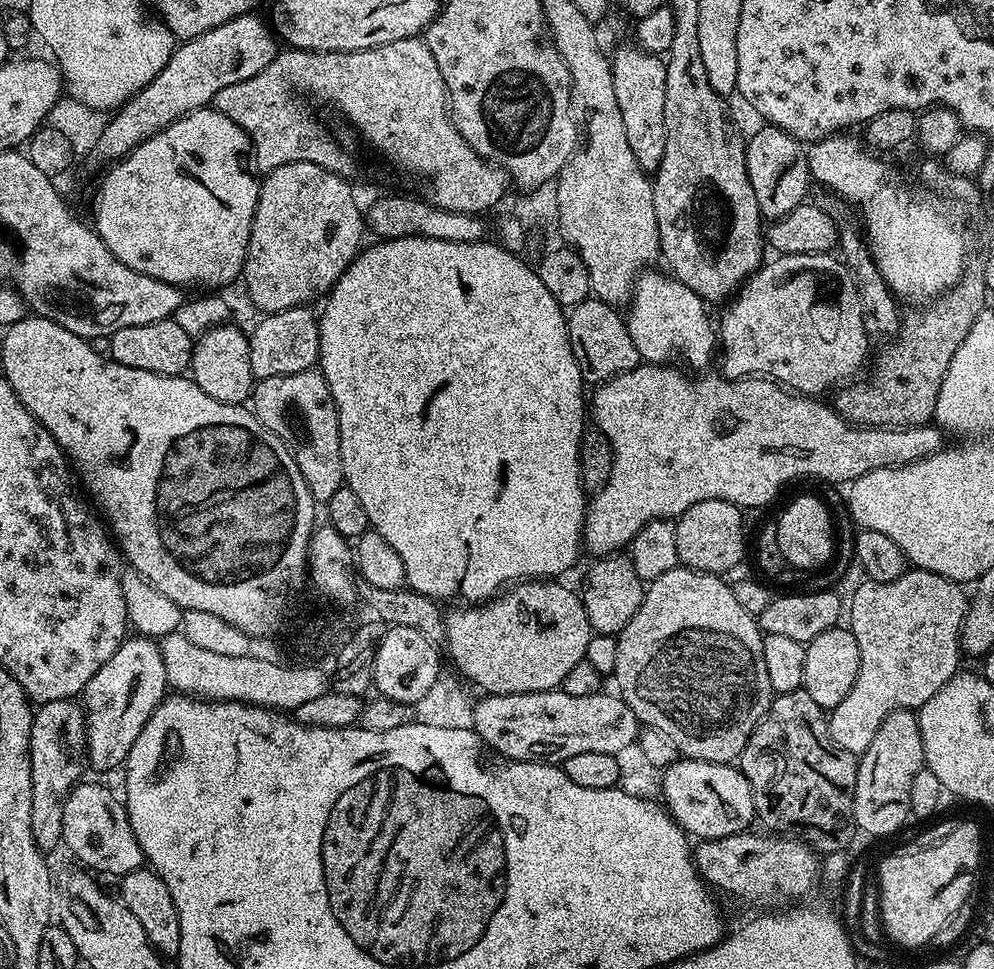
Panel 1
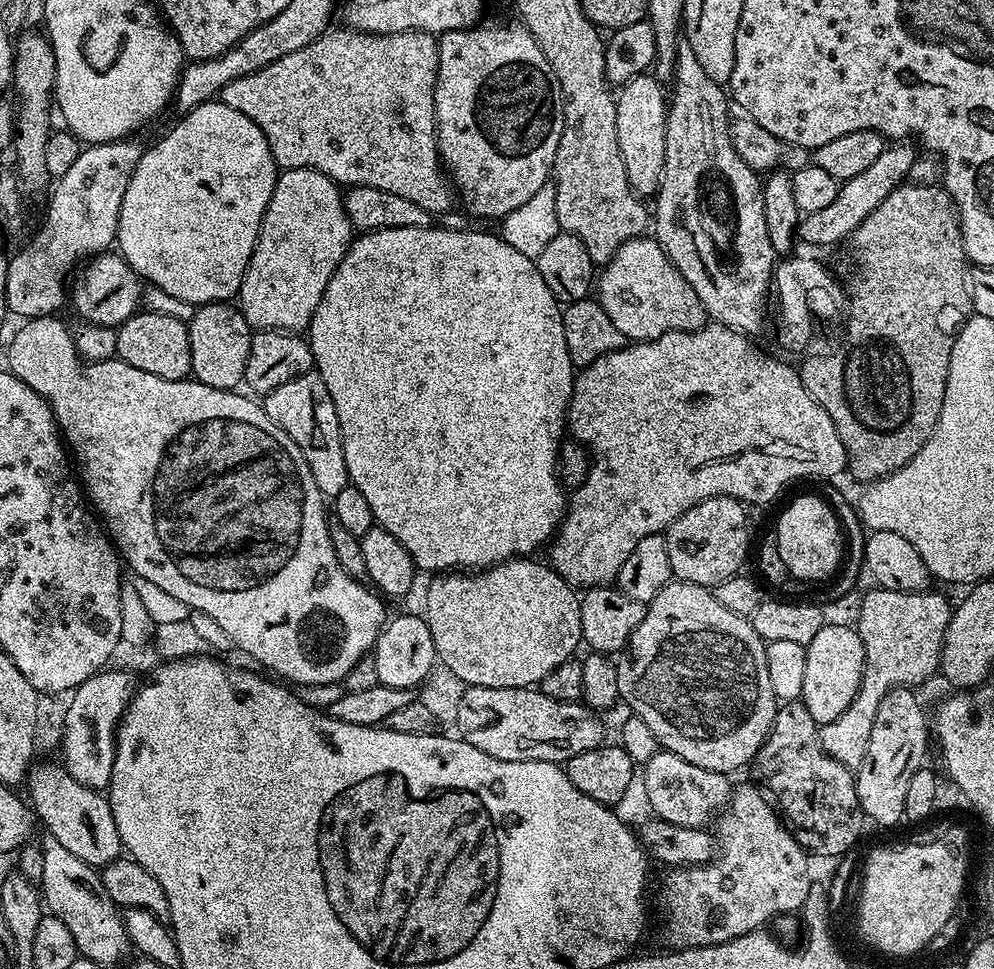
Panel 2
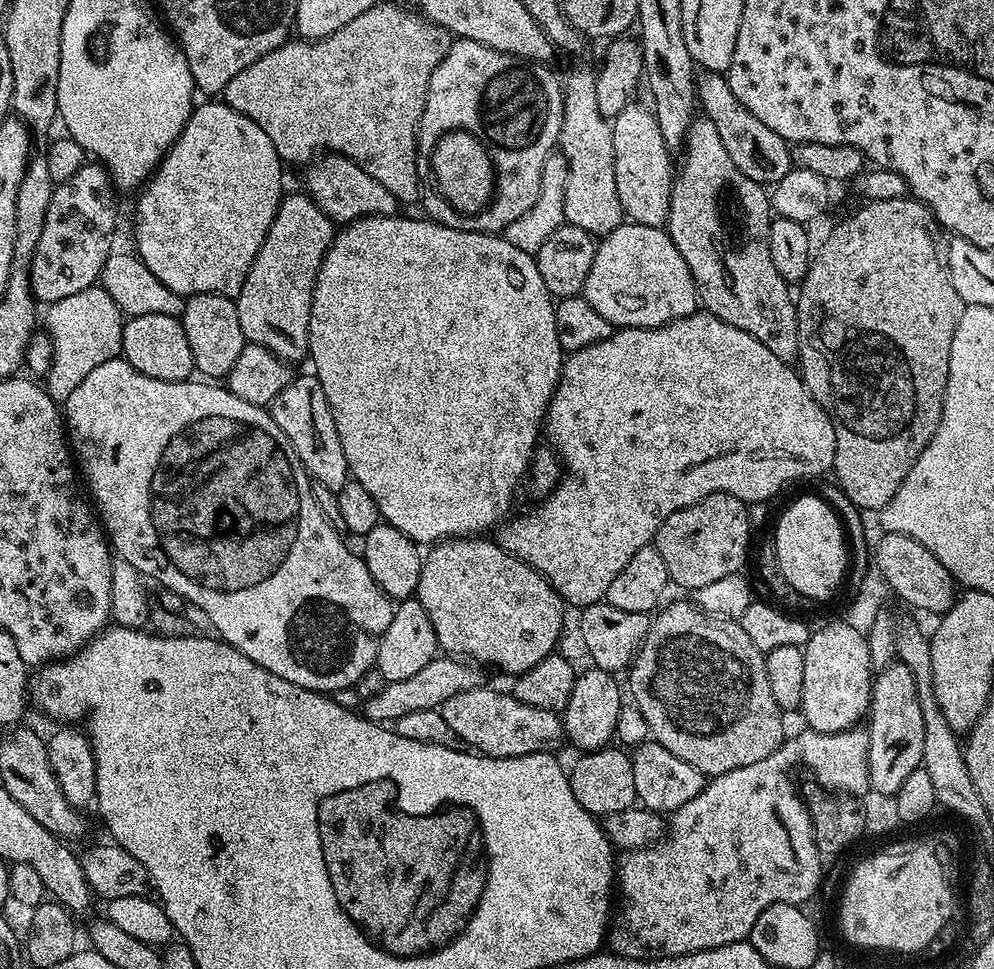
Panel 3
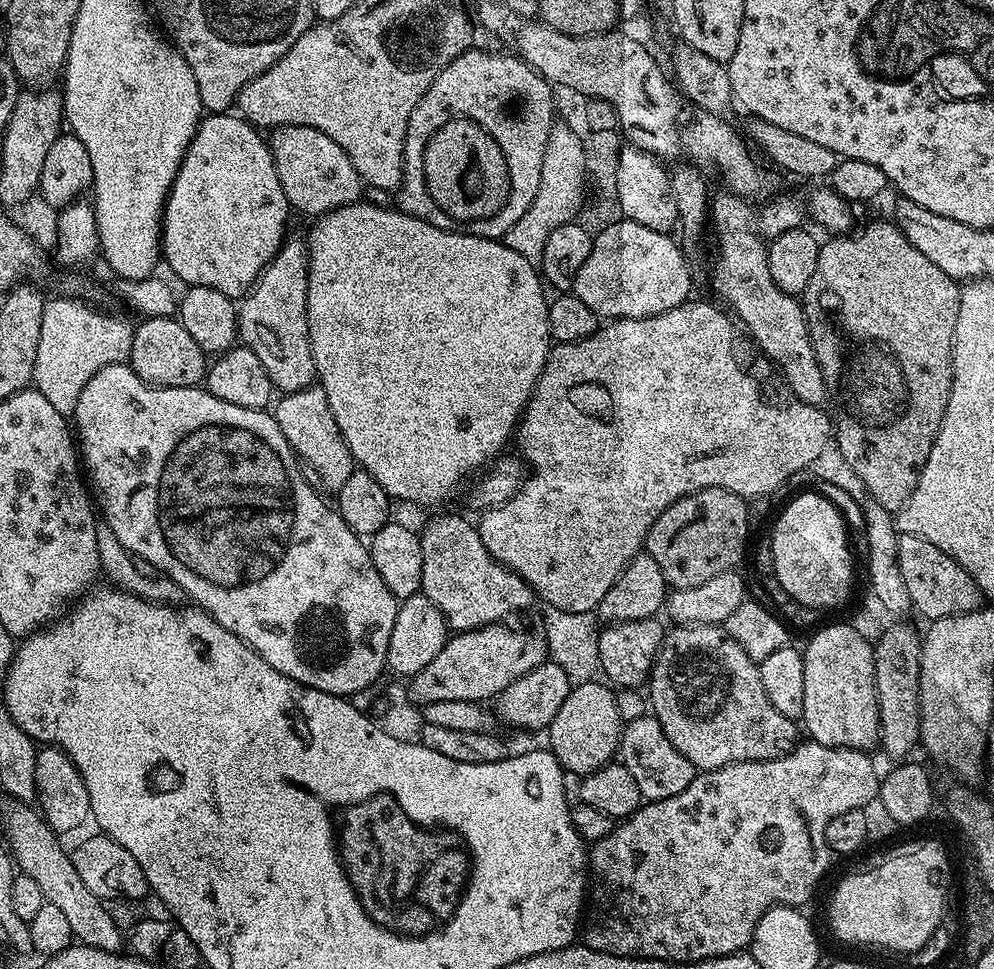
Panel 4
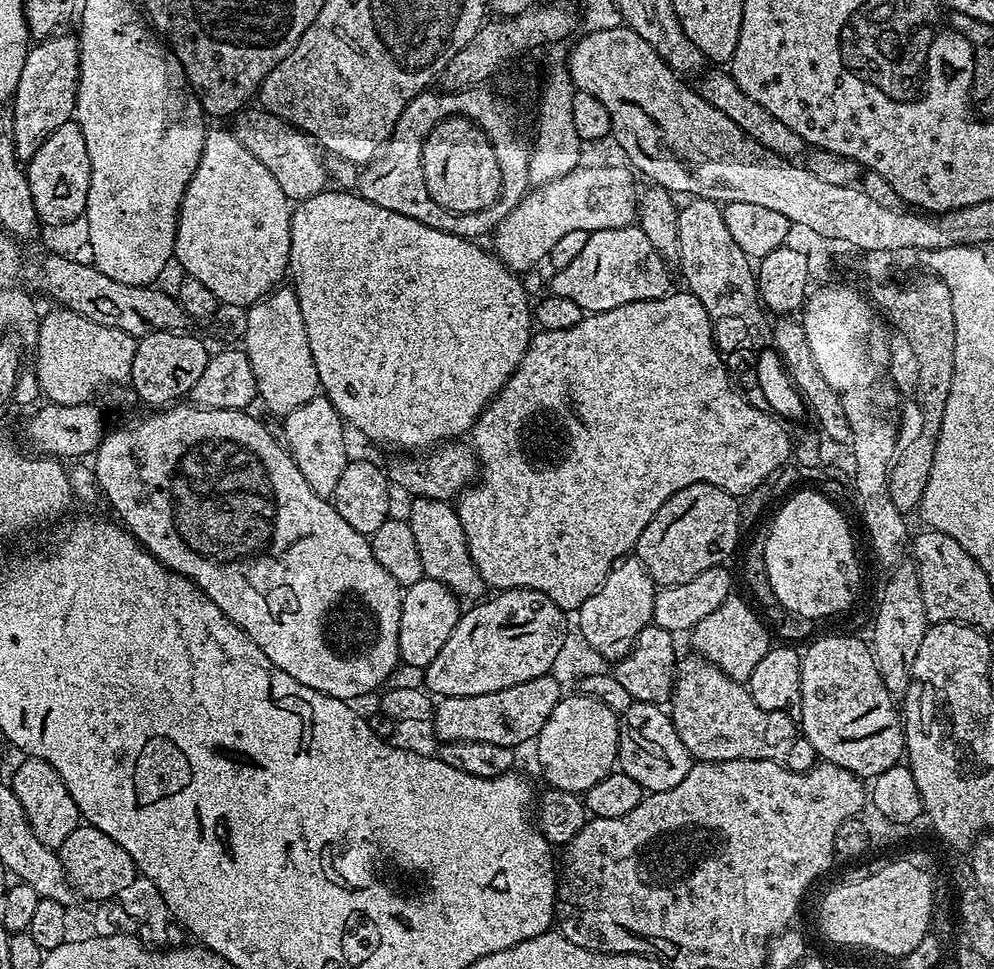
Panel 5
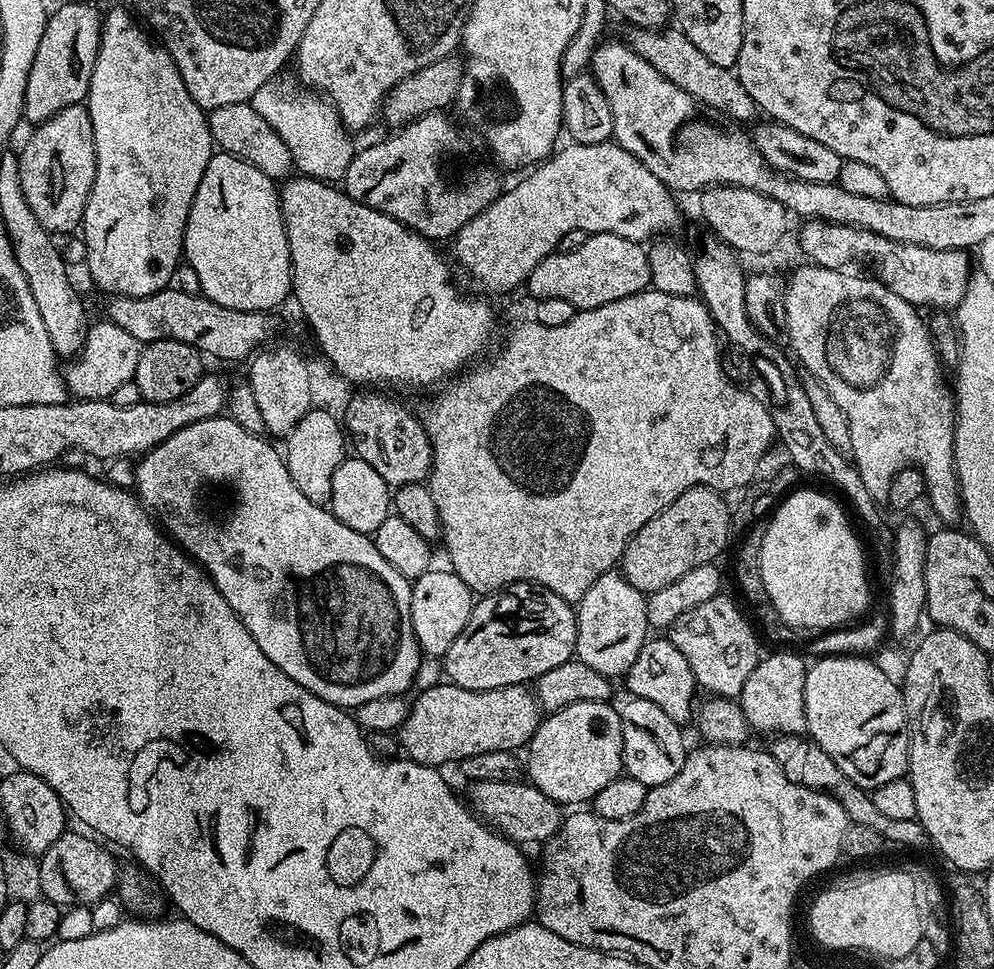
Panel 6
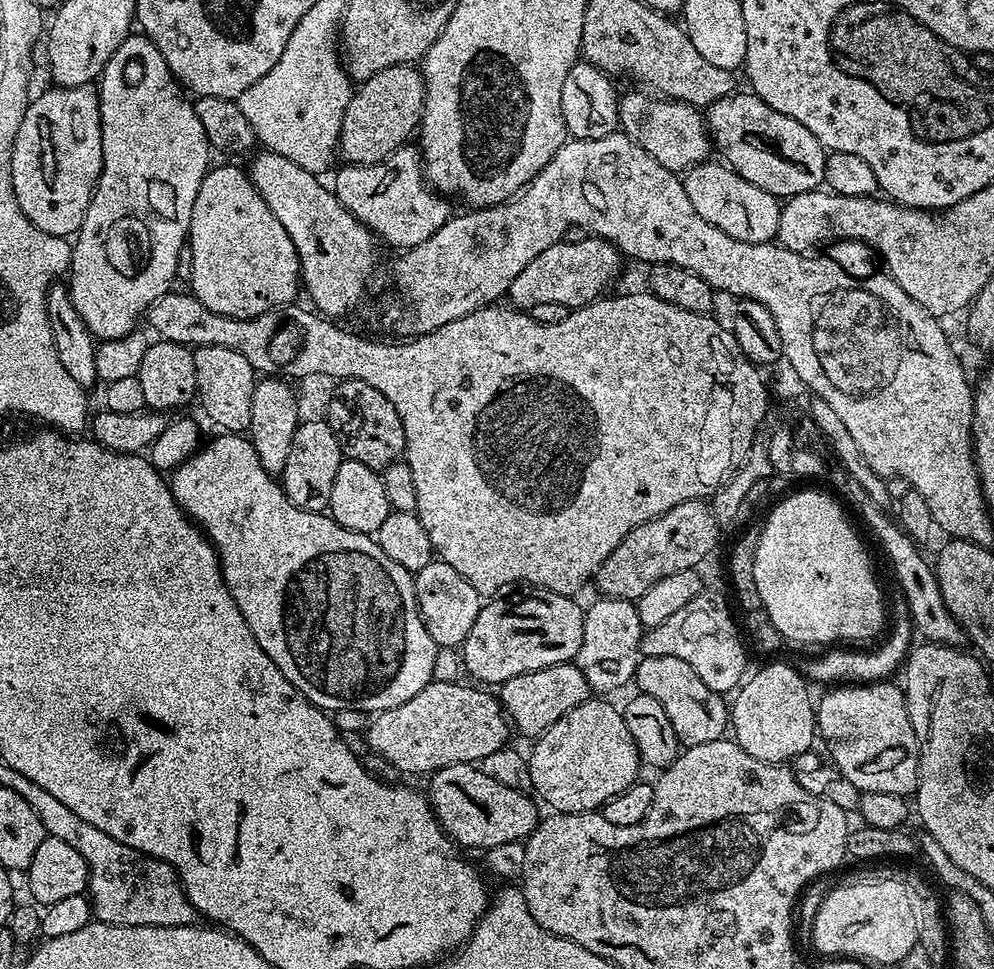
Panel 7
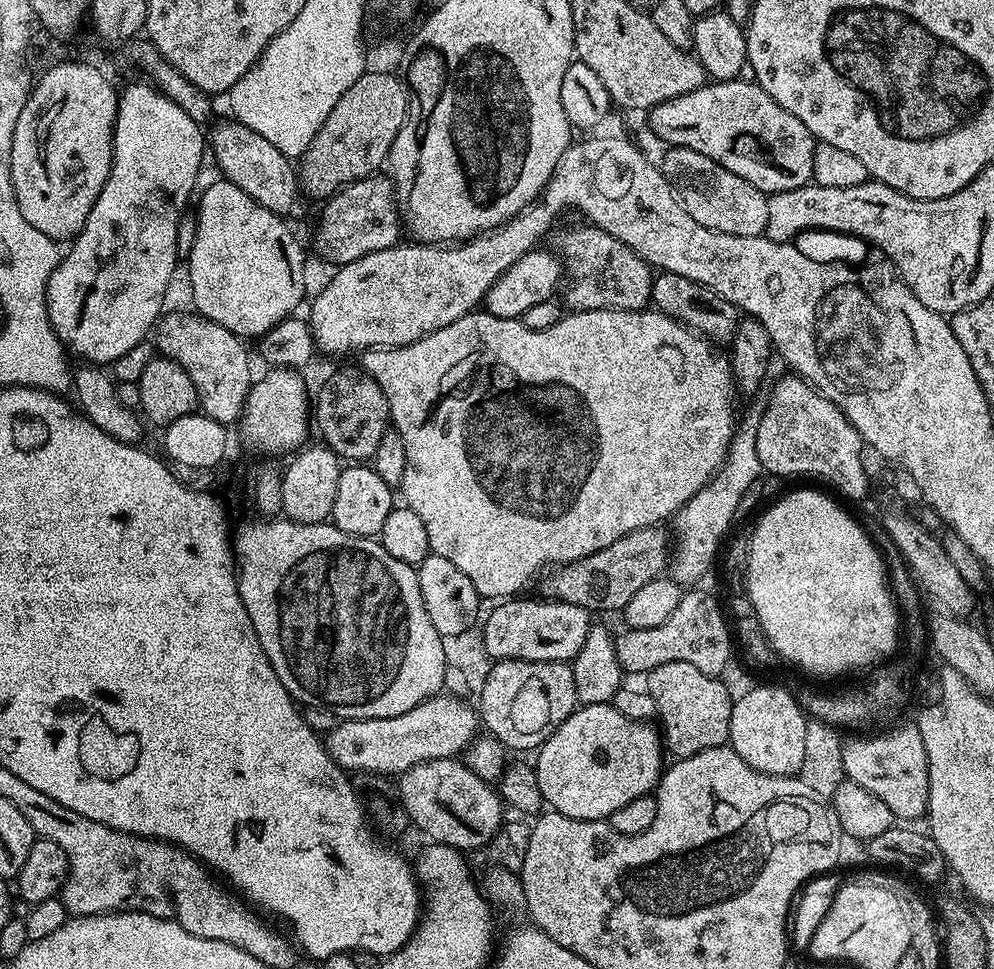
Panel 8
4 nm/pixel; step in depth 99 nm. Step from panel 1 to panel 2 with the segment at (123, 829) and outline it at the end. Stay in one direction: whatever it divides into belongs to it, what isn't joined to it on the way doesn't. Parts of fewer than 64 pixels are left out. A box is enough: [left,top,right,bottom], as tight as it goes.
[27,762,122,870]

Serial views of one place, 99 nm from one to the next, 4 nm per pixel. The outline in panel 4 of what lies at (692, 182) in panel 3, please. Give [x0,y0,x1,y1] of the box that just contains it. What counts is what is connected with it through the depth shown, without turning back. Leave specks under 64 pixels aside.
[710,190,827,408]

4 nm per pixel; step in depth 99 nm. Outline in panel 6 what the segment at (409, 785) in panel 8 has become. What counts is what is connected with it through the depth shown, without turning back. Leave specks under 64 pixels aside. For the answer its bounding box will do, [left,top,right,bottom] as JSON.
[467,780,562,845]

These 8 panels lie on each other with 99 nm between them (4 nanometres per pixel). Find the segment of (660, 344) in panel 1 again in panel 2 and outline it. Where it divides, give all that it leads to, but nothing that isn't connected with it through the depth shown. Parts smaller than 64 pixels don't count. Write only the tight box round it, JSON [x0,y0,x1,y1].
[598,235,706,342]

